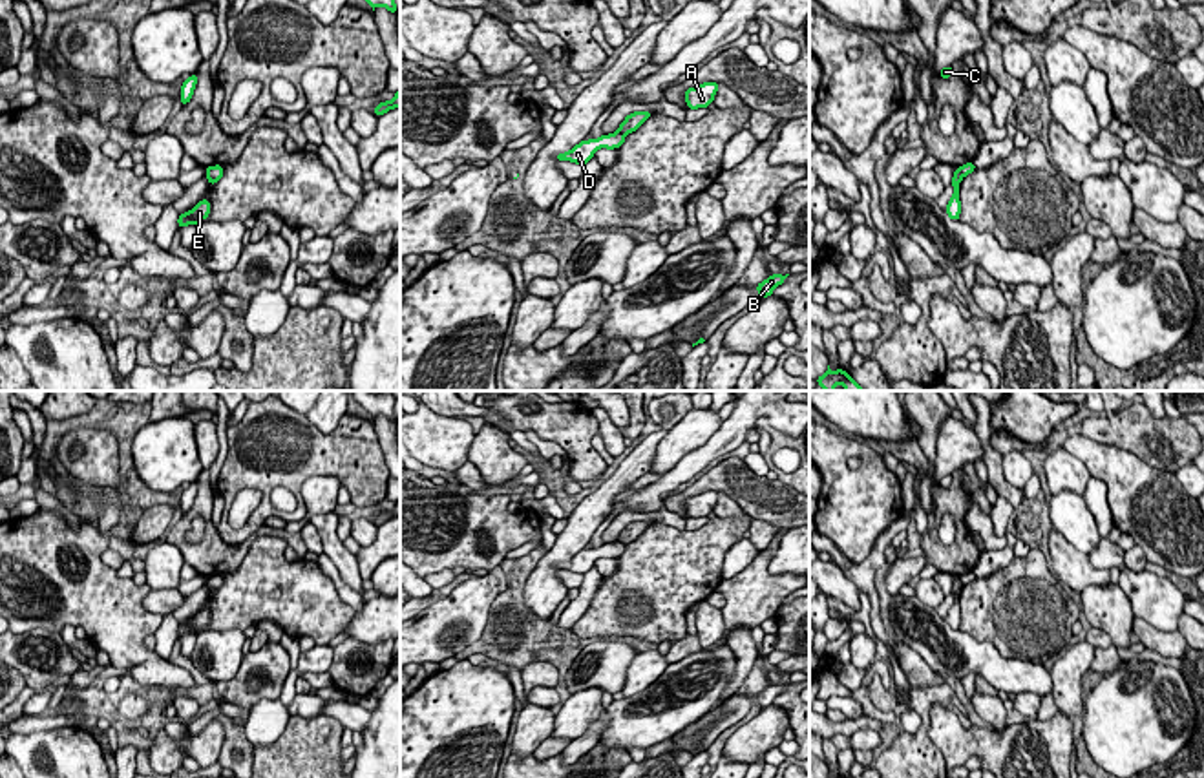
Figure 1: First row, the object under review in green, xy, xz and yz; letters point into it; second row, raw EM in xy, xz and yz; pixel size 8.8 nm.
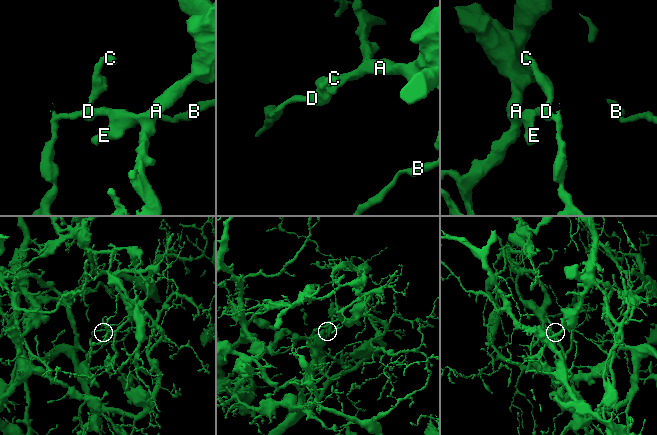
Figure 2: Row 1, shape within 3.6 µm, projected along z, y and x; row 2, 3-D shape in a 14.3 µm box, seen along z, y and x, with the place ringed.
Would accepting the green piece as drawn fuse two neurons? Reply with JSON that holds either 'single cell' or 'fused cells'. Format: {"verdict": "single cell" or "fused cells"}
{"verdict": "fused cells"}

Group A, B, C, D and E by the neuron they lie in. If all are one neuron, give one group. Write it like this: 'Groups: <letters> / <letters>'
Groups: A E / B C D

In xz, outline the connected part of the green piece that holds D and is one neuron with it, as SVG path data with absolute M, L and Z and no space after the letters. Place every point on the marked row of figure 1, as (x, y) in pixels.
M616 131L601 135L599 139L590 139L590 141L585 139L579 144L576 144L570 152L557 153L555 157L557 161L570 161L585 166L599 148L614 150L619 148L623 142L625 135Z

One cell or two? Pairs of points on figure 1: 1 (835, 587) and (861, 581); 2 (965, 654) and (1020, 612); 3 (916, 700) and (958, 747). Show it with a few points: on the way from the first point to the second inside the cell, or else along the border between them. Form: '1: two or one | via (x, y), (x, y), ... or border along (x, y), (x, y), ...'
1: two | border along (832, 559), (859, 590)
2: two | border along (960, 629), (1022, 660)
3: two | border along (930, 705), (929, 738), (945, 756)

